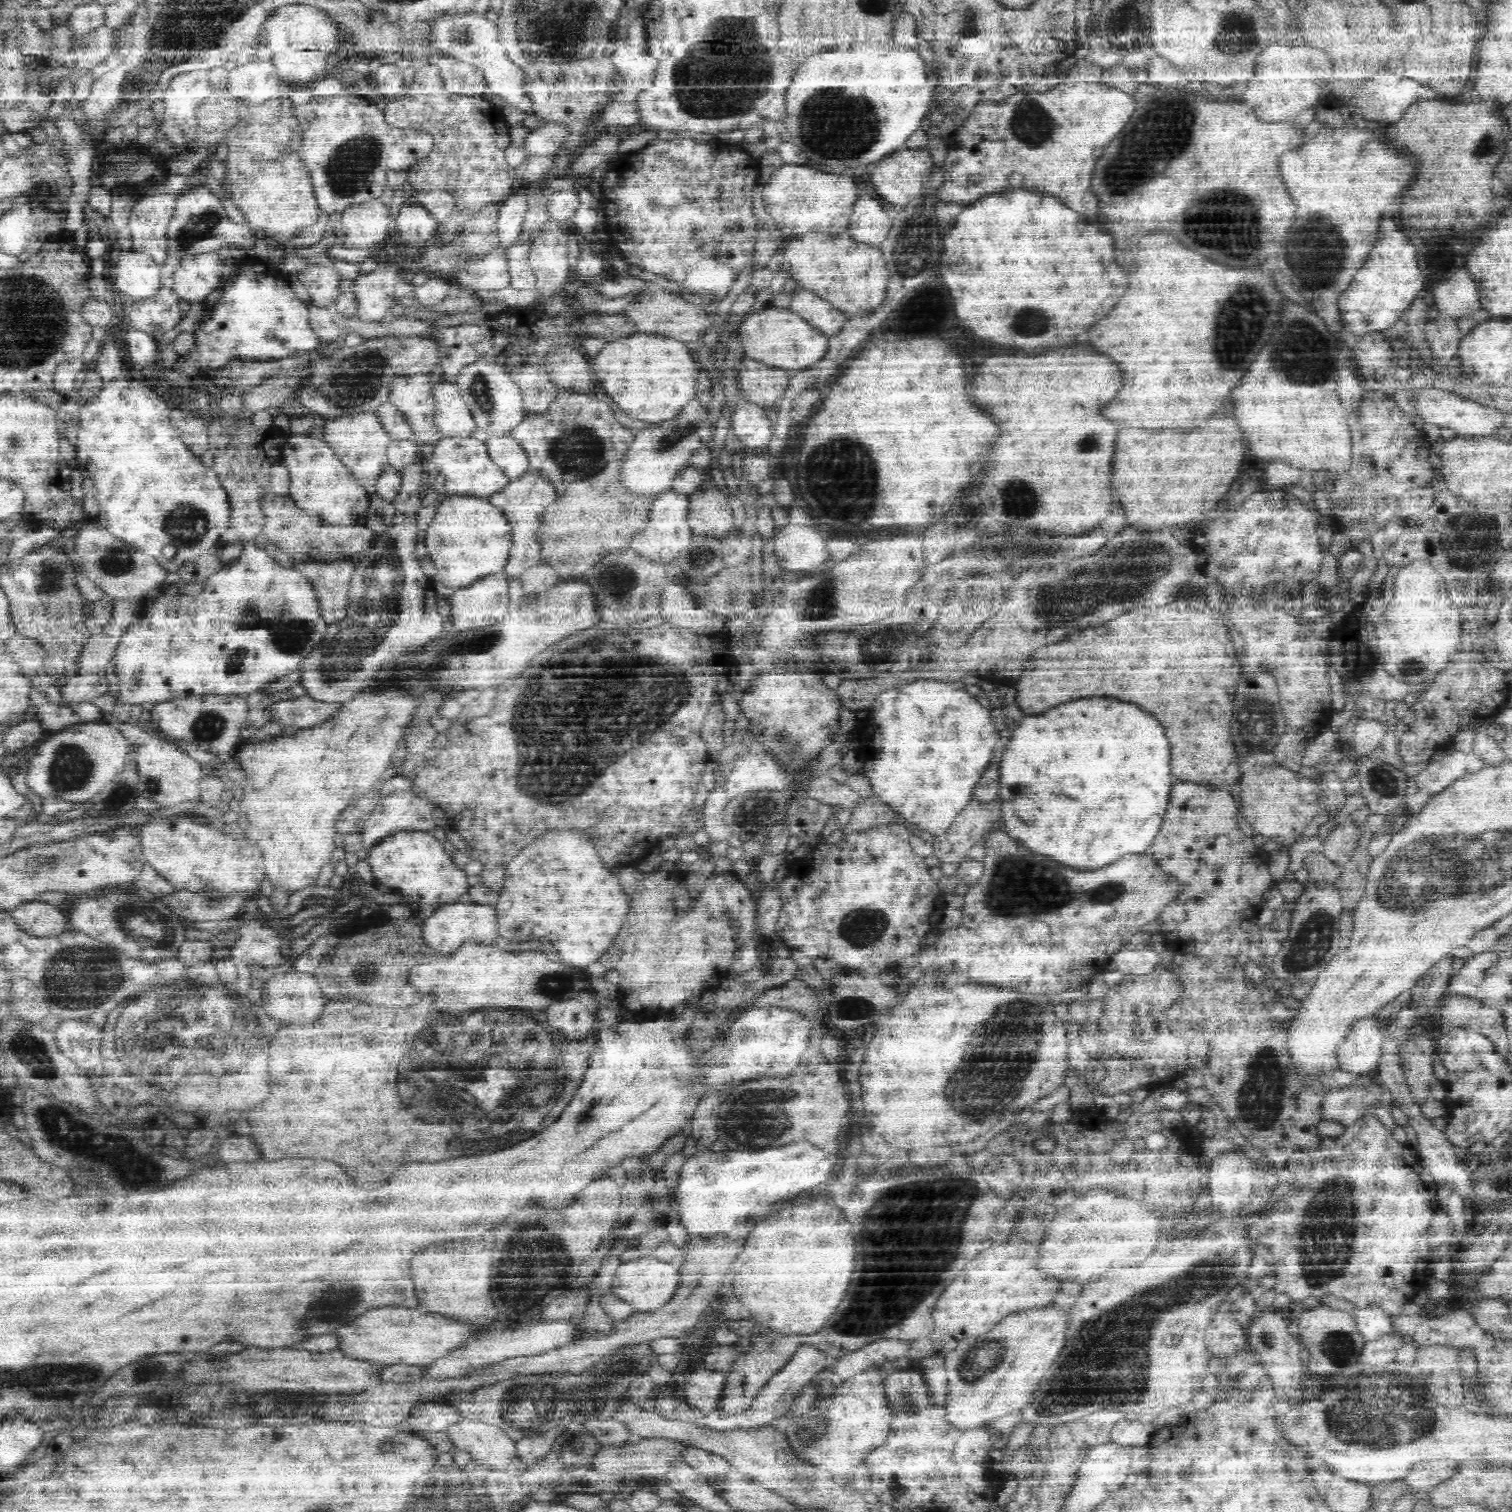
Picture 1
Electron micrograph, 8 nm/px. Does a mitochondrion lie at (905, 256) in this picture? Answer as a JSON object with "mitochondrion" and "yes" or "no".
{"mitochondrion":"yes"}

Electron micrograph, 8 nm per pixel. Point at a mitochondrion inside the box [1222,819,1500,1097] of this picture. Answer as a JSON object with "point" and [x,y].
{"point":[1315,936]}

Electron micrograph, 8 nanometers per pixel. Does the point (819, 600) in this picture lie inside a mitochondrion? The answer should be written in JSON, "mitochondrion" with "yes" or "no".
{"mitochondrion":"yes"}

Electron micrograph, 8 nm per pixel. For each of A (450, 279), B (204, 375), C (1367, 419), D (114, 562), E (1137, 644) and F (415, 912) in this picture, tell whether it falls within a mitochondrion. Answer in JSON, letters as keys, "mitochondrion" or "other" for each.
{"A":"other","B":"other","C":"other","D":"mitochondrion","E":"other","F":"other"}

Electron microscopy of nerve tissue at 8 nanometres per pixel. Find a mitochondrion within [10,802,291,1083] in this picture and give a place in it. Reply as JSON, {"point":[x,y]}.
{"point":[180,1026]}

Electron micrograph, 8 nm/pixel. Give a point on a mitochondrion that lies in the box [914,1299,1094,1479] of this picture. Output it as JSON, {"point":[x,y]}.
{"point":[980,1361]}

